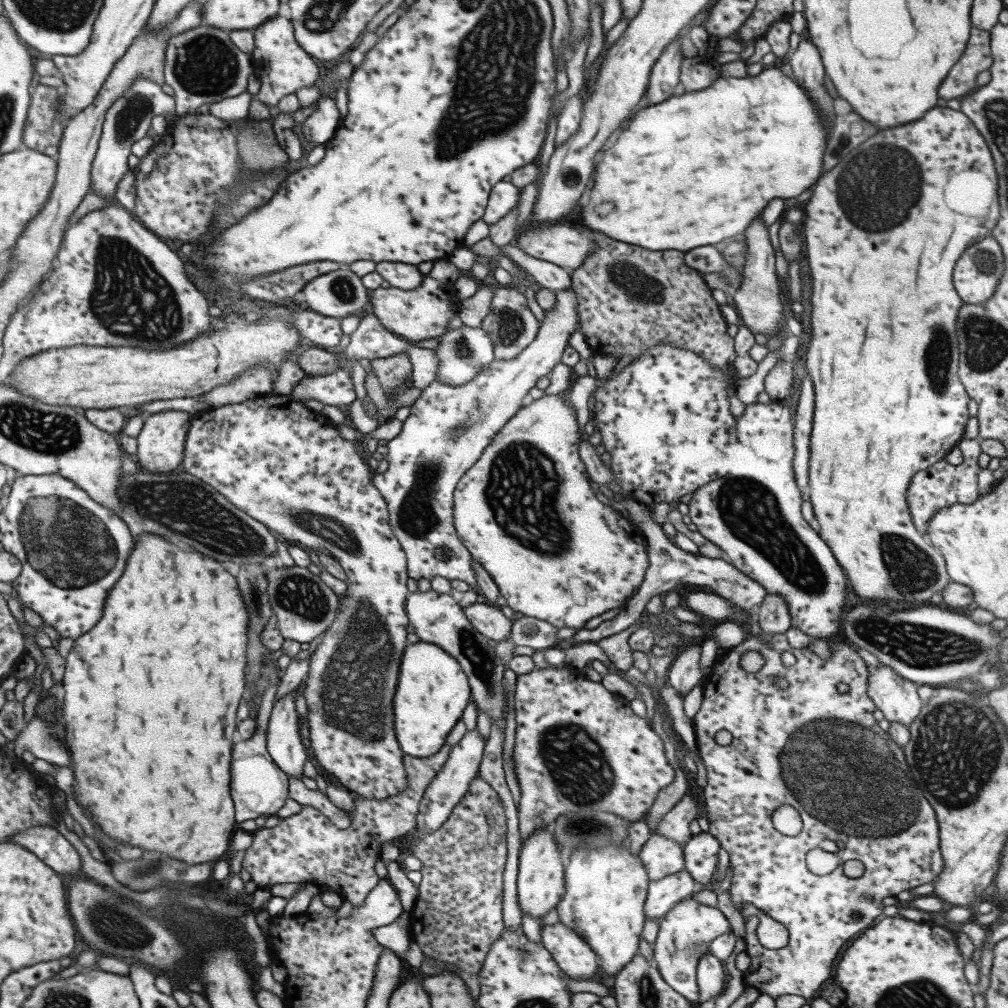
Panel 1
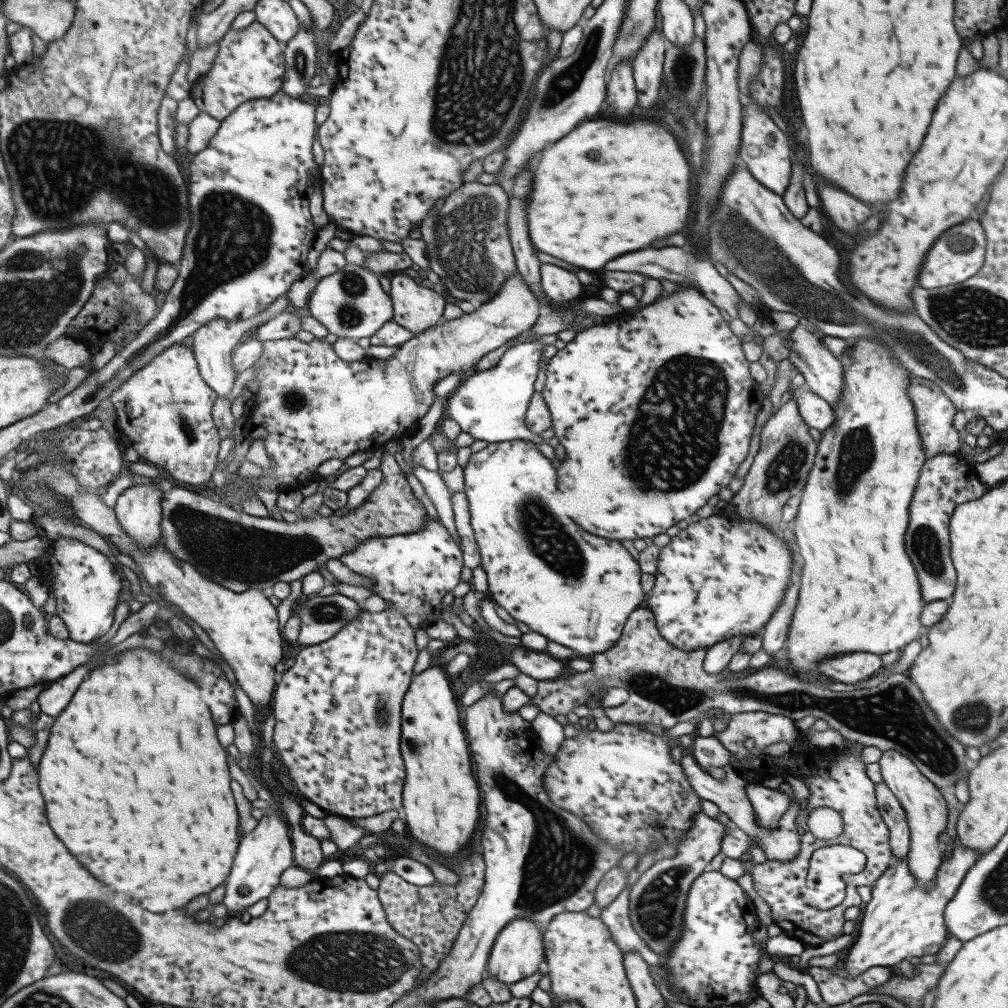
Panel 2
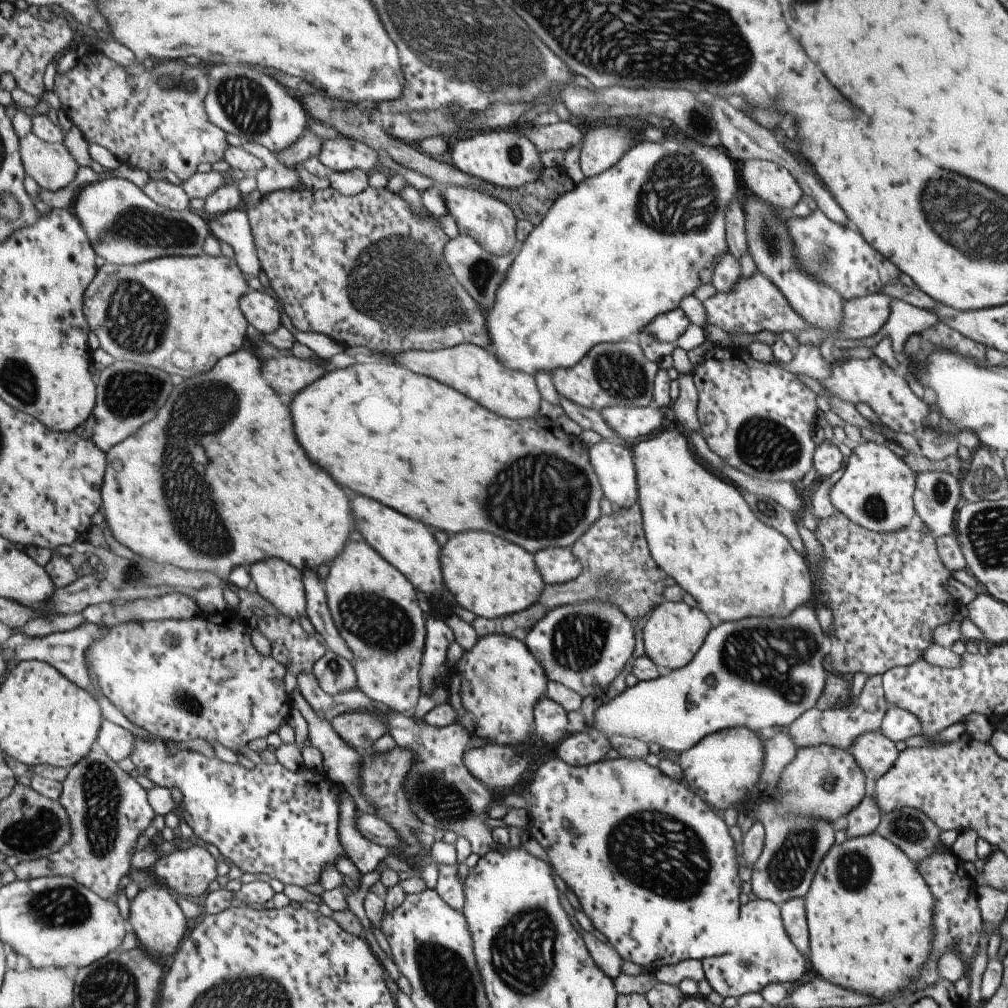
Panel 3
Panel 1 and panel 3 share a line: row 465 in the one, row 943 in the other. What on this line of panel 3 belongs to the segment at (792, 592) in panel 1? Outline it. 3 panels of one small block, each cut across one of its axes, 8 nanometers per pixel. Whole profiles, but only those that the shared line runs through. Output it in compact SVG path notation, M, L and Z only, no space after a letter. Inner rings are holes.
M756 899L750 900L747 904L740 906L737 947L727 951L726 954L708 957L700 961L704 979L709 986L721 998L735 997L740 998L748 993L760 993L760 991L770 983L797 982L801 975L806 971L805 960L796 947L789 941L784 932L780 918L780 908L773 905L773 902Z

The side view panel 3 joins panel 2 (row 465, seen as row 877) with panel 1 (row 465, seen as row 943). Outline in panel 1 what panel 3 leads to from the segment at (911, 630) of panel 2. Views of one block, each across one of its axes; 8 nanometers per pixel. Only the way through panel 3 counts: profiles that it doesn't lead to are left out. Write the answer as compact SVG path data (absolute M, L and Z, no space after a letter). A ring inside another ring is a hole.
M931 108L929 112L925 112L925 116L921 116L919 120L911 122L911 124L903 124L903 126L897 126L897 128L889 128L889 130L881 130L877 132L875 136L867 138L865 142L861 142L857 148L849 150L833 168L829 171L823 172L817 182L813 185L813 194L809 197L807 202L803 203L801 209L803 212L803 232L802 240L805 242L807 250L807 266L809 266L809 276L811 276L811 312L810 314L810 330L811 339L808 342L808 348L806 353L805 366L807 374L812 382L814 390L814 405L813 405L813 416L812 416L812 427L809 435L809 459L808 459L808 487L809 487L809 503L813 511L813 518L819 525L818 536L827 544L827 548L831 550L833 558L837 561L837 564L843 570L846 582L848 586L851 586L851 590L857 595L861 601L869 600L869 602L877 602L877 605L885 605L885 602L903 602L903 604L921 604L925 600L929 600L935 592L943 589L943 586L950 582L950 578L947 578L947 572L944 565L943 556L941 553L933 548L931 544L913 527L912 521L910 520L909 509L906 504L906 491L908 483L911 478L922 469L927 469L929 466L935 464L935 462L944 459L949 450L955 446L963 444L962 436L964 433L964 426L969 418L967 413L967 402L969 397L959 381L958 377L958 340L955 338L955 314L957 314L957 308L961 307L959 304L959 298L953 290L953 284L951 284L951 268L957 260L957 256L967 248L971 246L973 242L981 240L983 236L989 234L989 230L995 226L997 222L997 216L999 216L999 206L997 206L997 176L995 176L995 170L993 170L993 160L991 160L991 154L985 146L985 140L981 138L979 131L975 128L975 125L971 123L960 111L952 110L951 108Z

